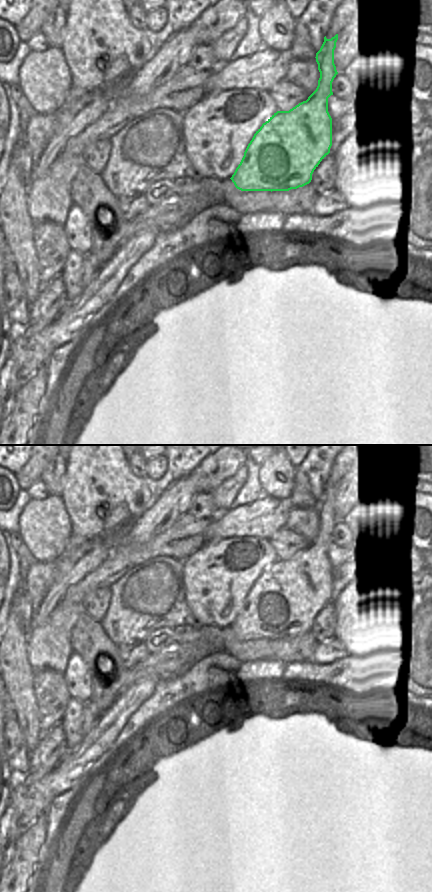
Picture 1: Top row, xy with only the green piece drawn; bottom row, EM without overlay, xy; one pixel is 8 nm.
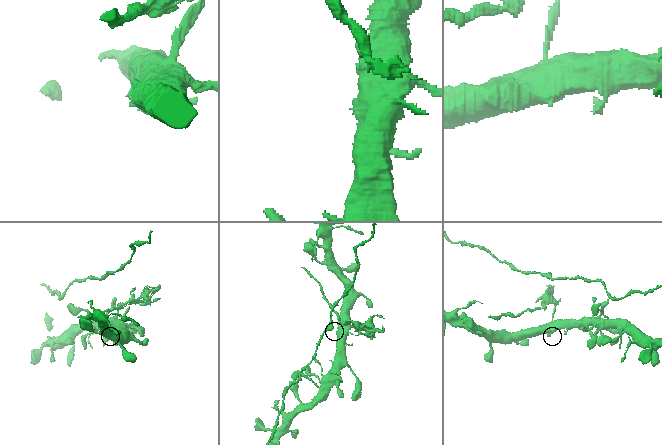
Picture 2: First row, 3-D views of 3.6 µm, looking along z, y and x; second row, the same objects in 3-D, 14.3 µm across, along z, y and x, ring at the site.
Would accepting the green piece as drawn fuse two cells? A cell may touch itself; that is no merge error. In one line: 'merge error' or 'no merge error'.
merge error

